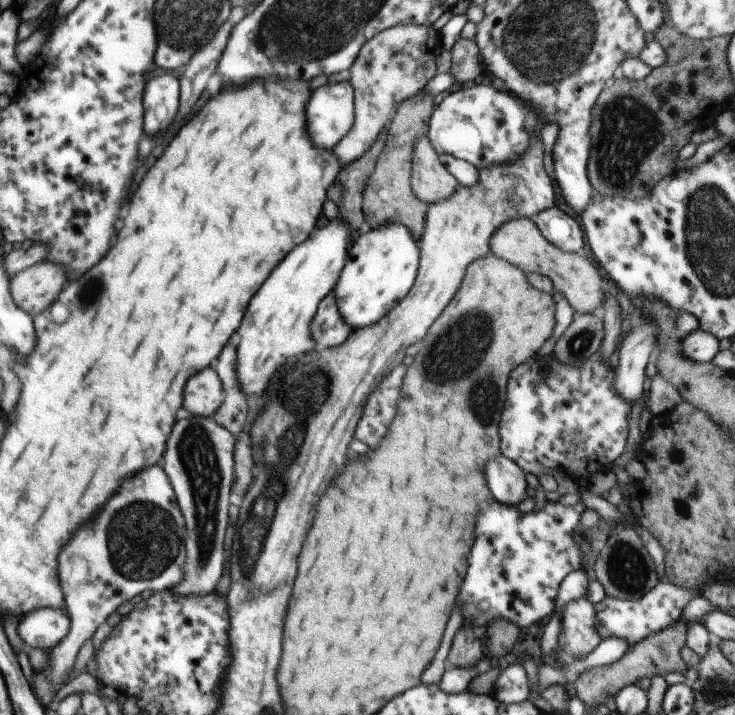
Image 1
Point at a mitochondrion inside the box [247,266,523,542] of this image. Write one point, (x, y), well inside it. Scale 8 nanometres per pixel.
(470, 335)

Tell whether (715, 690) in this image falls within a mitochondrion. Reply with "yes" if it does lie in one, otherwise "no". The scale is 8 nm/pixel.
yes

